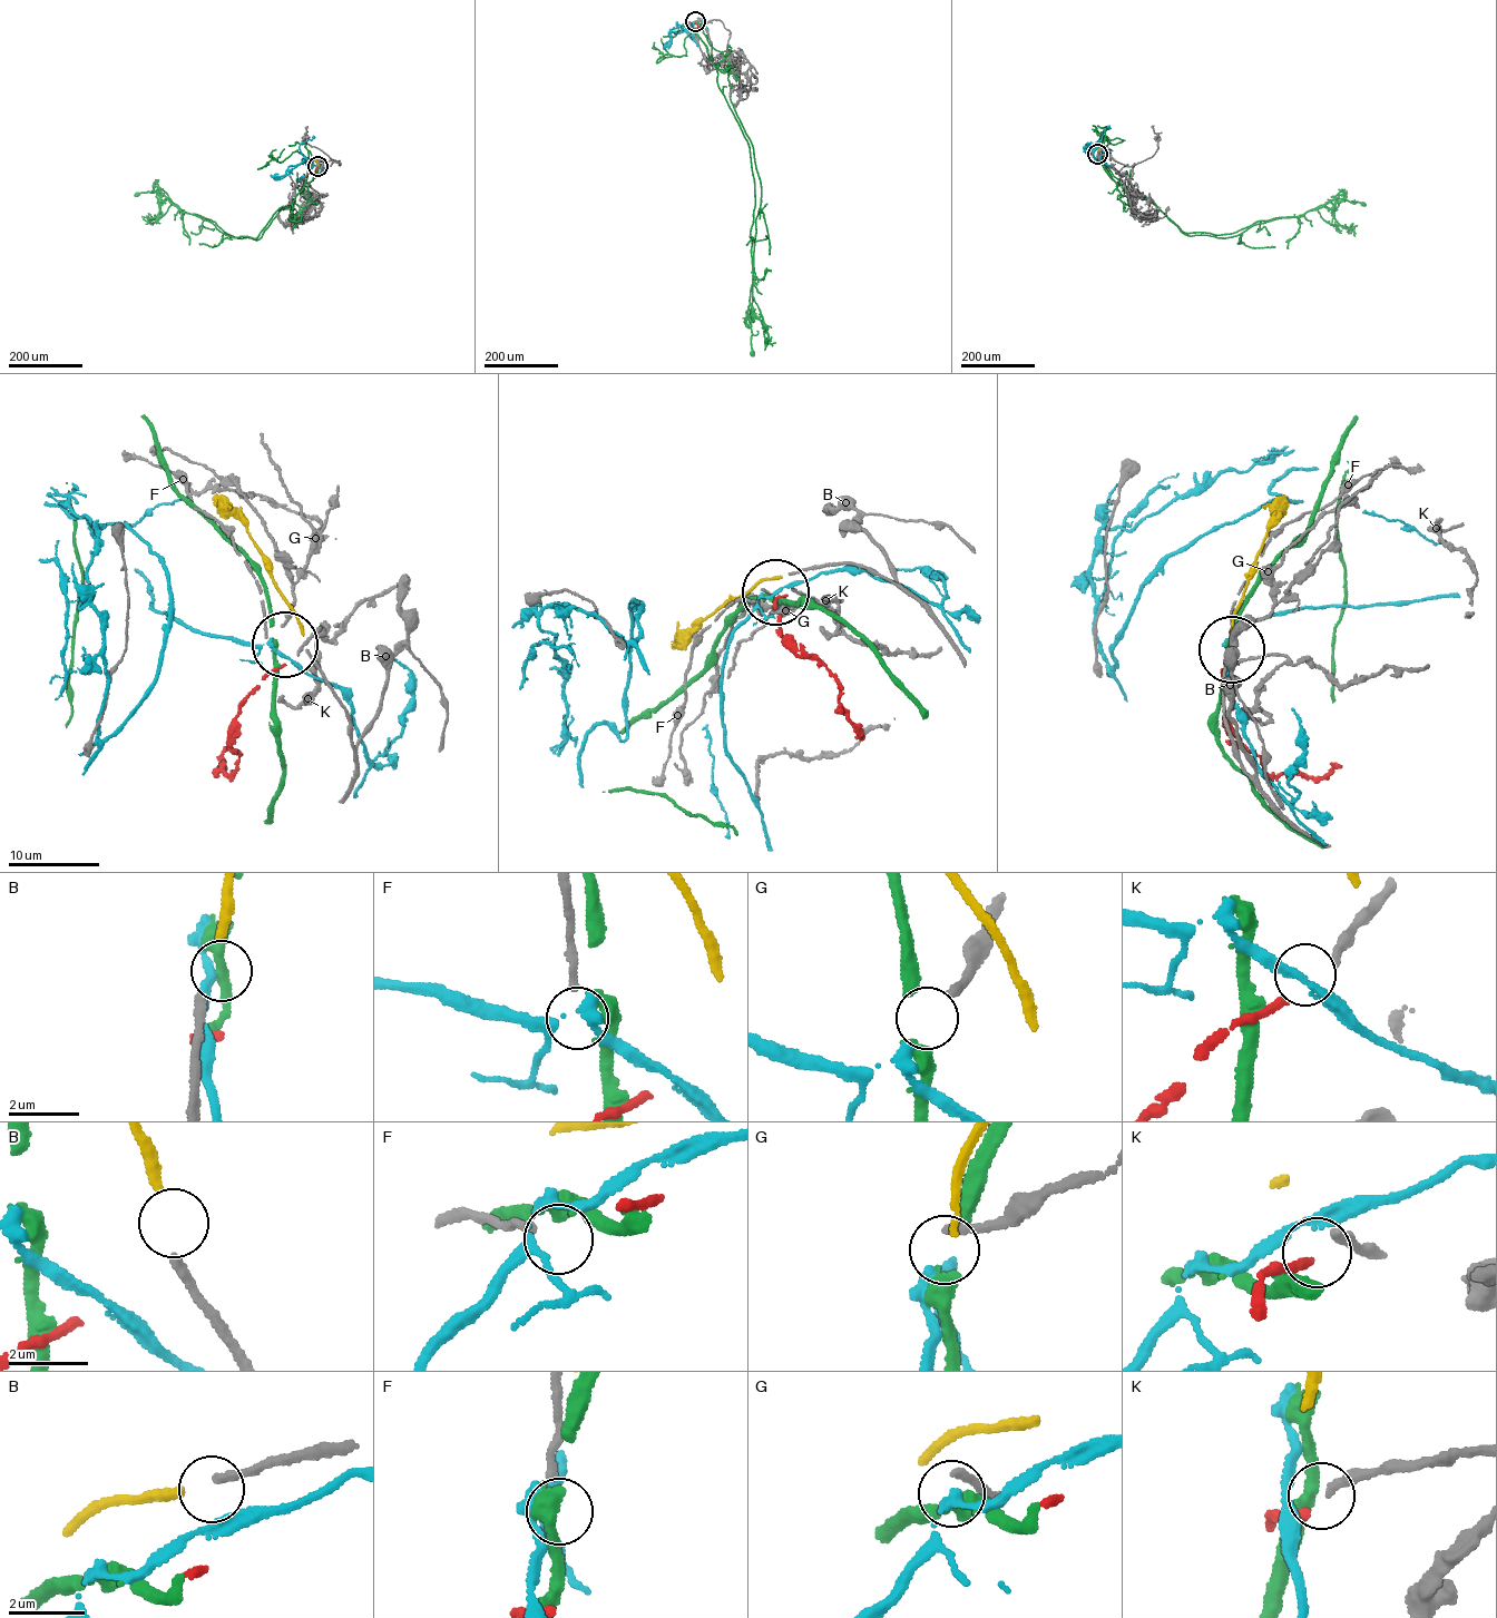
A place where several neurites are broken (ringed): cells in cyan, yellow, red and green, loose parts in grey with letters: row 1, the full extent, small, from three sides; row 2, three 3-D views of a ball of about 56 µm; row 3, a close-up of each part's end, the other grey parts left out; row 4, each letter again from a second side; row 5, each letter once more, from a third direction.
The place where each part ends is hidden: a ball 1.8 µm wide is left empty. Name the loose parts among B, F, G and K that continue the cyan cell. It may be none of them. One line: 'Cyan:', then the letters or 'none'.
Cyan: G

